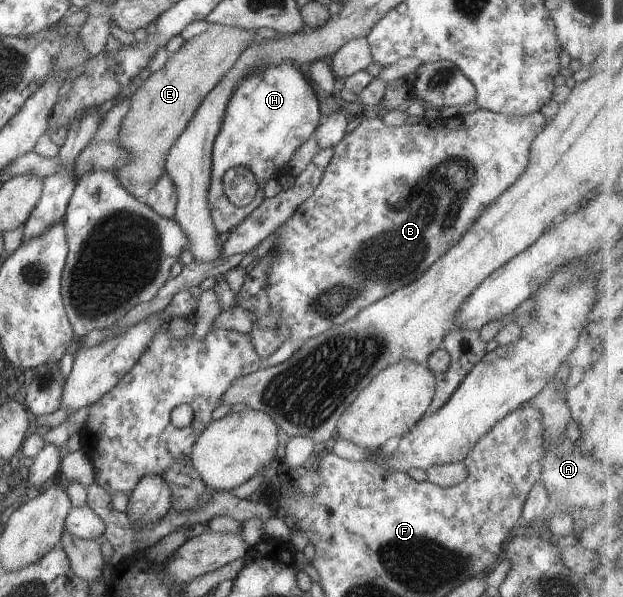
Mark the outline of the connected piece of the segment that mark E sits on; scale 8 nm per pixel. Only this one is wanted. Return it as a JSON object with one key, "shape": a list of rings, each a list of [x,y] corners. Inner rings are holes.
{"shape":[[[209,24],[206,31],[185,40],[176,52],[169,54],[166,63],[146,79],[134,91],[130,108],[123,117],[120,135],[116,140],[131,155],[128,165],[114,172],[124,189],[137,198],[144,197],[147,191],[166,173],[163,169],[170,148],[191,122],[202,100],[210,93],[228,70],[236,63],[240,54],[259,36],[251,29],[222,24]]]}

